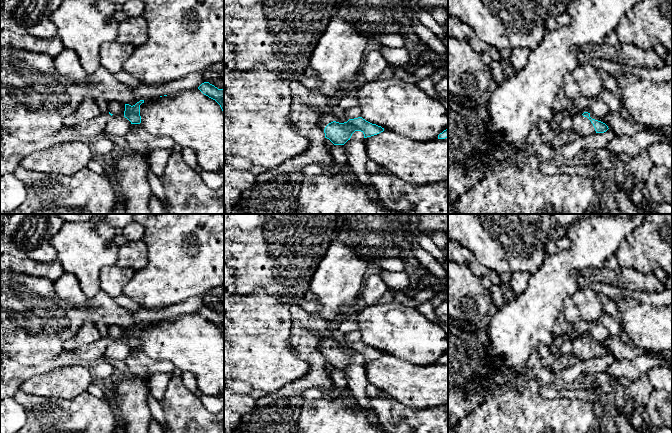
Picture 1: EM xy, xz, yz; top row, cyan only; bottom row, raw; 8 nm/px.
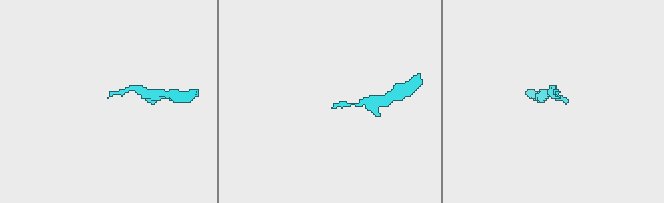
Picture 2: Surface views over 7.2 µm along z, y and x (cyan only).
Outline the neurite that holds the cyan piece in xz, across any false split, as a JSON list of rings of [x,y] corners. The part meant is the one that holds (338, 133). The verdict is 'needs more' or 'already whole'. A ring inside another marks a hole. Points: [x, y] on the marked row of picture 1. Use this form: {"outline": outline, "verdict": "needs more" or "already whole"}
{"outline": [[[331,114],[320,115],[318,125],[324,130],[325,138],[329,139],[334,145],[344,145],[350,140],[355,131],[361,131],[364,134],[364,138],[377,135],[384,131],[384,128],[381,126],[372,124],[362,117],[339,123],[334,120]]], "verdict": "needs more"}

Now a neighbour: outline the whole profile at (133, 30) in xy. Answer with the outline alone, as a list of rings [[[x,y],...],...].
[[[143,16],[127,17],[119,23],[118,34],[115,41],[122,44],[133,44],[139,46],[148,39],[148,25]]]

